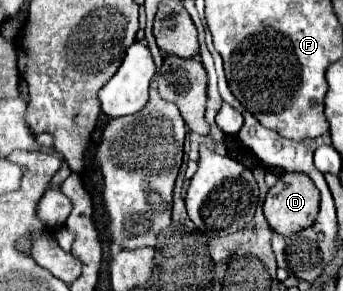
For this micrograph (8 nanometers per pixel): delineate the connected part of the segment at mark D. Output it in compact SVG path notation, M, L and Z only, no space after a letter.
M282 172L282 176L276 180L276 184L268 190L264 200L264 216L270 224L270 228L278 234L294 234L300 228L306 228L316 220L320 204L320 194L316 192L316 186L306 174L300 172Z

